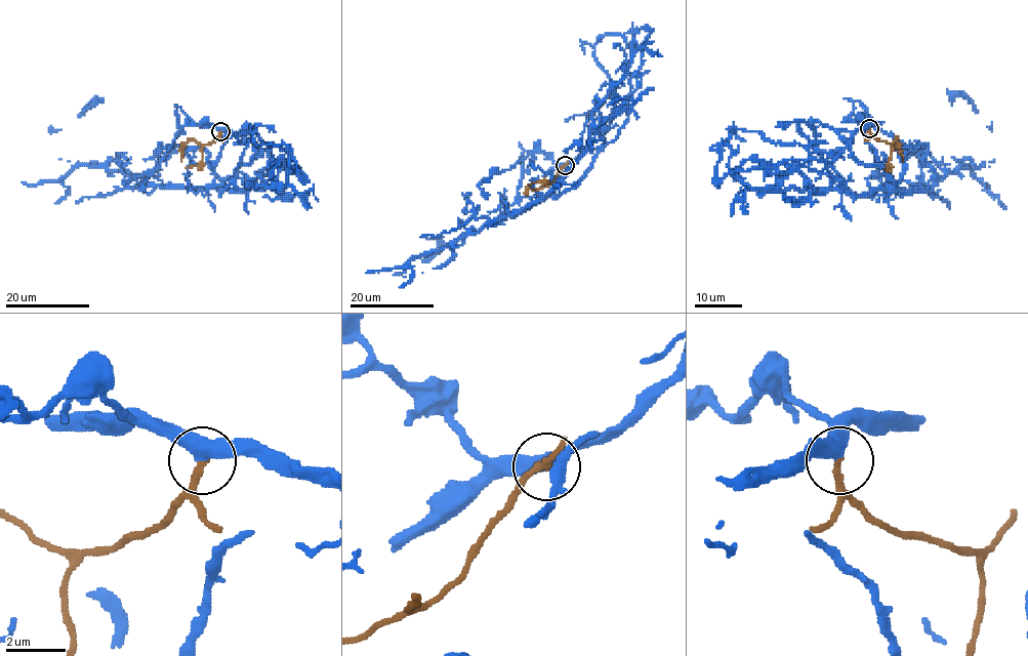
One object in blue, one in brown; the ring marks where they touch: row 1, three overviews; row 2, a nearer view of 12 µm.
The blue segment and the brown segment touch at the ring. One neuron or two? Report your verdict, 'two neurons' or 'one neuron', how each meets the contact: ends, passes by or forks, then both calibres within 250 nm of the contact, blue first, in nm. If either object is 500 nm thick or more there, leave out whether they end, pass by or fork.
one neuron; blue passes by; brown ends there; 440 nm thick on the blue side, 240 nm on the other

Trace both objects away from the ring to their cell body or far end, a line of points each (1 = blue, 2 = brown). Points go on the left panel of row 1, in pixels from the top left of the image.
1: (220, 131), (179, 106), (173, 145), (145, 177), (101, 166), (64, 177), (51, 132), (83, 110)
2: (220, 131), (208, 144), (190, 138), (184, 144), (181, 161)

